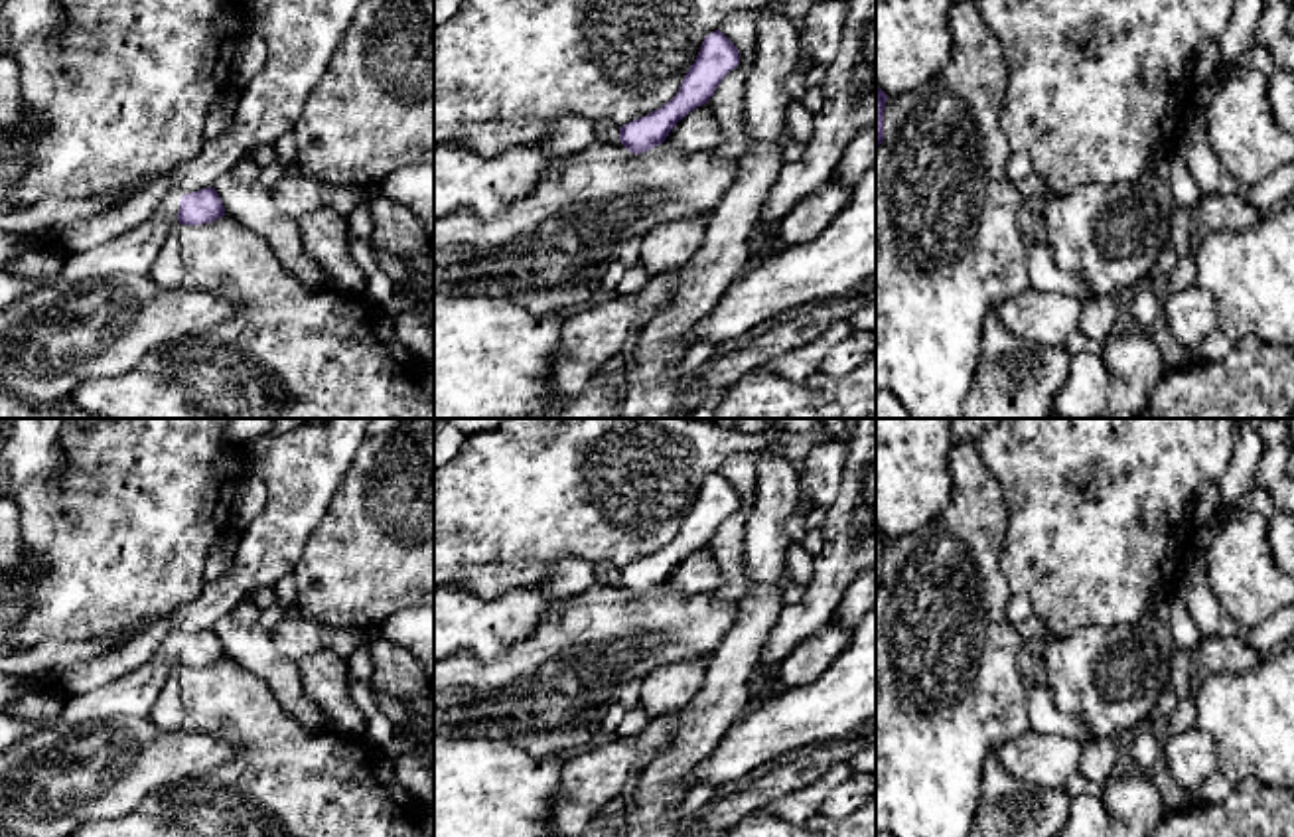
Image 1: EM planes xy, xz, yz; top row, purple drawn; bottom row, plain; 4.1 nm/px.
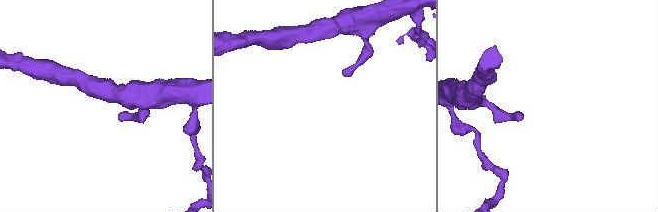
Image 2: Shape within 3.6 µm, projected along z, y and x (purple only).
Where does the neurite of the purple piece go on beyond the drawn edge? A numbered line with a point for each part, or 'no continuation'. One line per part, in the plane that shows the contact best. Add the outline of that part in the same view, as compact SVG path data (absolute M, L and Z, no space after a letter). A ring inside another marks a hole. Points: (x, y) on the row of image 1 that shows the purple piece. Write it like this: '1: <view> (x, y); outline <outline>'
1: xy (131, 253); outline M174 191L136 229L95 249L69 253L55 280L36 282L0 270L0 312L51 284L75 284L110 274L148 274L168 239L170 227L178 221L180 201L181 195Z

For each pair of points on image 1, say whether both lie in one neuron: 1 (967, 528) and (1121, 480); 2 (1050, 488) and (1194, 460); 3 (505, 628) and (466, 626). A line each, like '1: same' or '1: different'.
1: different
2: same
3: same

